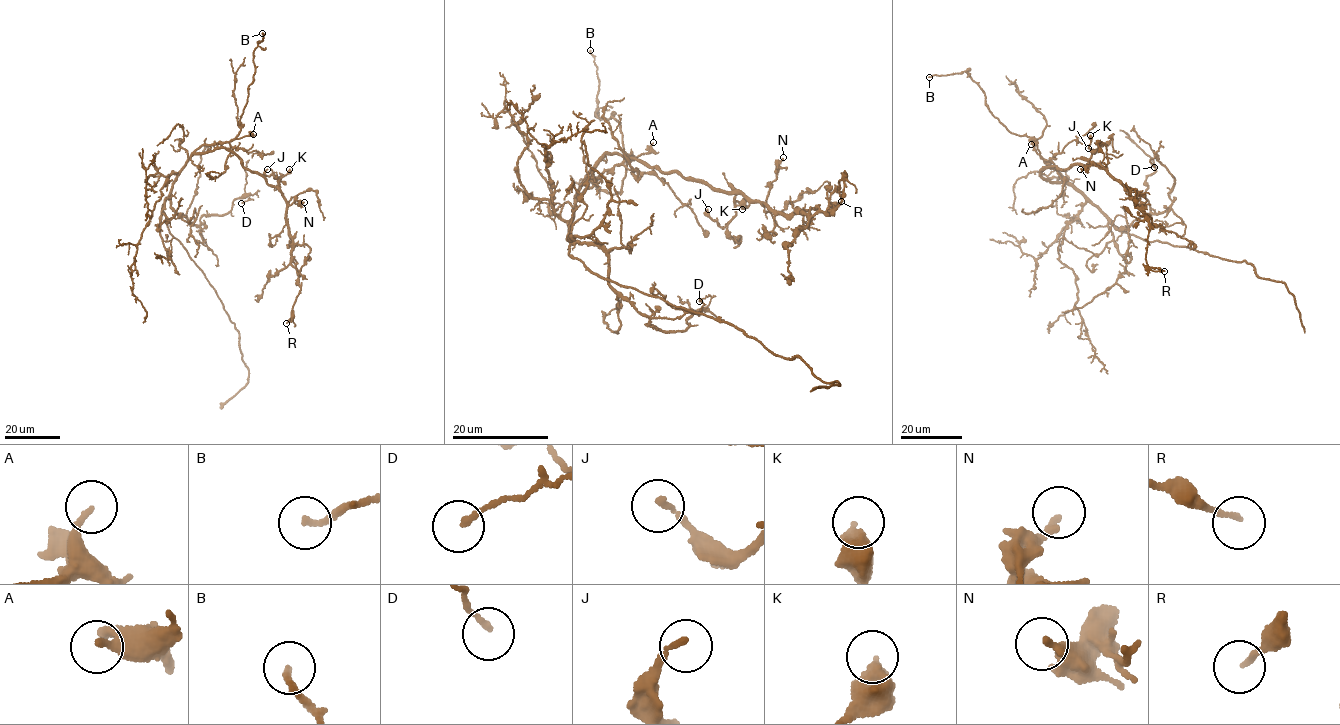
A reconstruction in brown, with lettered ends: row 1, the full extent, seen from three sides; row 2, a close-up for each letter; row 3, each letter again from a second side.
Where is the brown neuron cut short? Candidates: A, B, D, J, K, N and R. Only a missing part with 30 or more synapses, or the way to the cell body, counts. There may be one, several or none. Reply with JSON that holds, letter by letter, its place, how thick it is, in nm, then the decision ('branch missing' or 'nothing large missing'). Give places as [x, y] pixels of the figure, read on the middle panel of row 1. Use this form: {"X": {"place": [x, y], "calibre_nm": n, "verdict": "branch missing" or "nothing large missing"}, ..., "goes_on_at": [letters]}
{"A": {"place": [653, 142], "calibre_nm": 170, "verdict": "nothing large missing"}, "B": {"place": [590, 50], "calibre_nm": 180, "verdict": "nothing large missing"}, "D": {"place": [699, 301], "calibre_nm": 140, "verdict": "nothing large missing"}, "J": {"place": [708, 209], "calibre_nm": 150, "verdict": "nothing large missing"}, "K": {"place": [742, 209], "calibre_nm": 400, "verdict": "nothing large missing"}, "N": {"place": [783, 157], "calibre_nm": 200, "verdict": "nothing large missing"}, "R": {"place": [841, 201], "calibre_nm": 150, "verdict": "nothing large missing"}, "goes_on_at": []}

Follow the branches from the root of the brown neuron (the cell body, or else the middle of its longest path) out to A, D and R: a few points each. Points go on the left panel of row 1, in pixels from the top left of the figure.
A: (181, 170), (199, 147), (253, 134)
D: (181, 170), (170, 201), (193, 224), (204, 215), (224, 215), (237, 198), (251, 199), (241, 203)
R: (181, 170), (194, 152), (225, 148), (280, 190), (291, 265), (300, 287), (286, 323)

